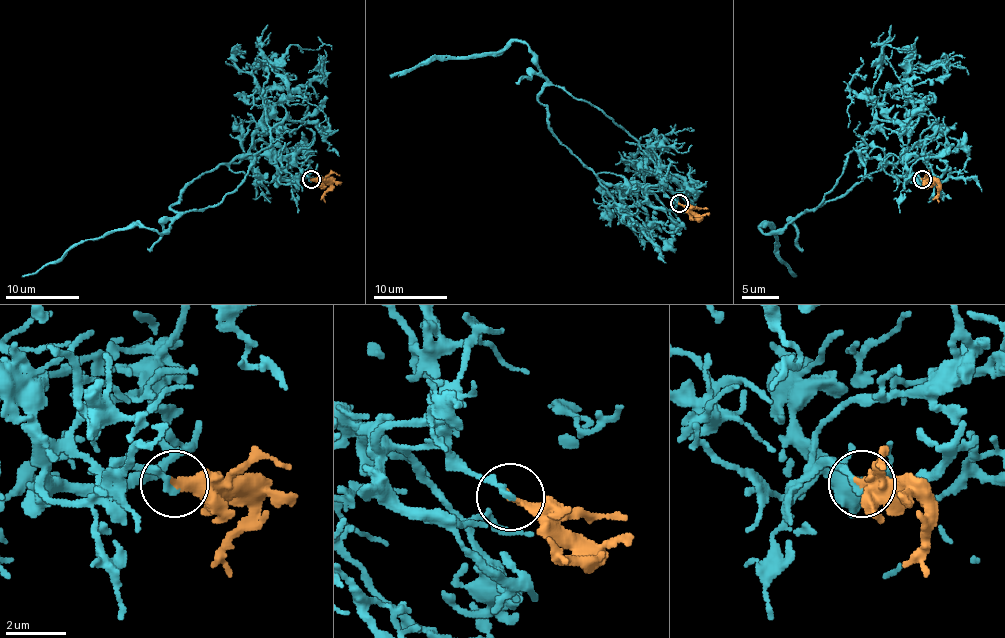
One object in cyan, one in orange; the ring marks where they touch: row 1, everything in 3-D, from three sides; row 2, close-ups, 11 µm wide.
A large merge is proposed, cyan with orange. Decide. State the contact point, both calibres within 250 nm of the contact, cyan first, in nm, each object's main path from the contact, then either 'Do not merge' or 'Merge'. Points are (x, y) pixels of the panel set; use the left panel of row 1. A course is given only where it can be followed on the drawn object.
Place: (311, 179). Thickness 240 nm (cyan) against 280 nm. Course of cyan: (311, 180), (282, 172), (265, 156), (236, 156), (186, 187), (162, 233), (112, 230), (21, 276). Course of orange: (311, 180), (323, 180), (328, 185), (323, 196), (324, 202). Merge

